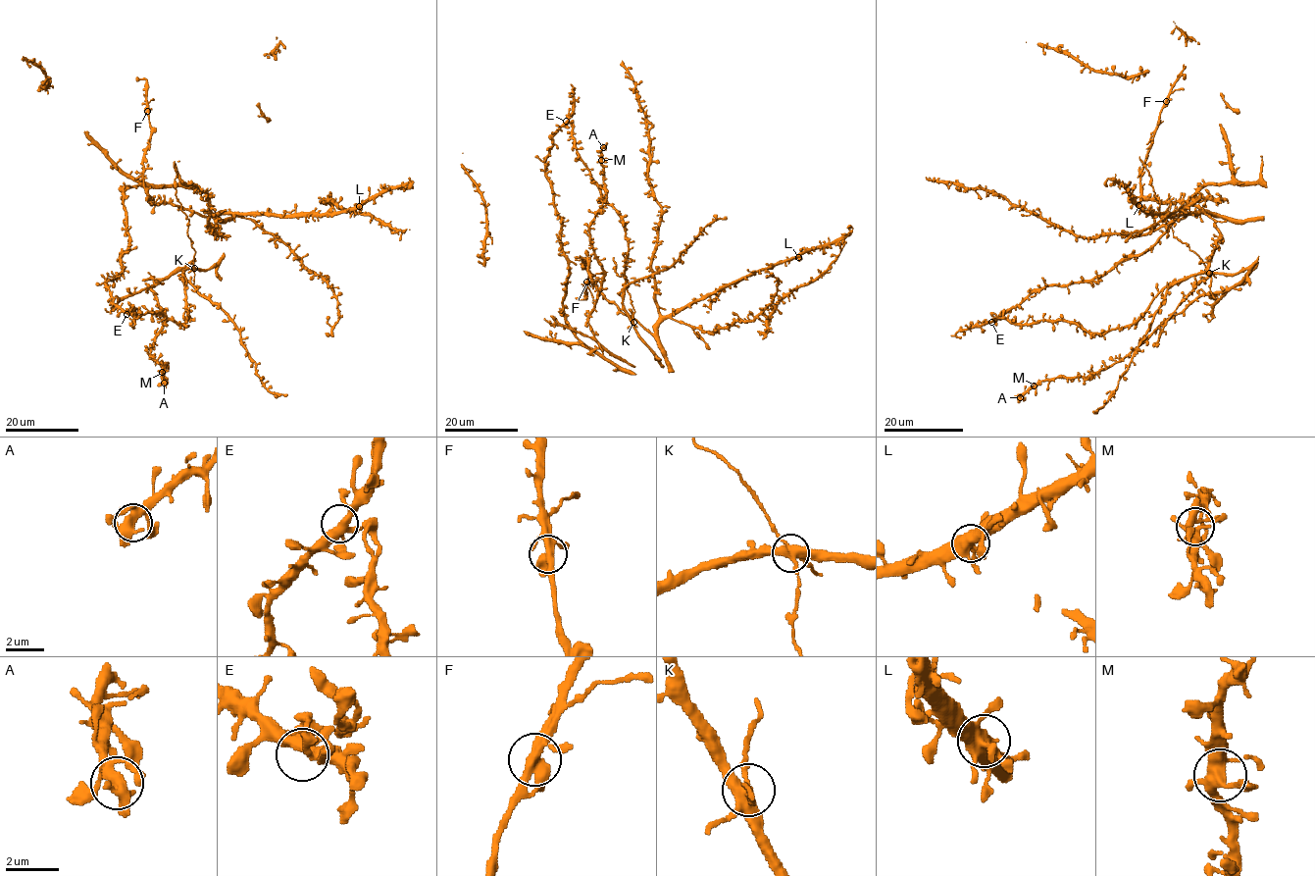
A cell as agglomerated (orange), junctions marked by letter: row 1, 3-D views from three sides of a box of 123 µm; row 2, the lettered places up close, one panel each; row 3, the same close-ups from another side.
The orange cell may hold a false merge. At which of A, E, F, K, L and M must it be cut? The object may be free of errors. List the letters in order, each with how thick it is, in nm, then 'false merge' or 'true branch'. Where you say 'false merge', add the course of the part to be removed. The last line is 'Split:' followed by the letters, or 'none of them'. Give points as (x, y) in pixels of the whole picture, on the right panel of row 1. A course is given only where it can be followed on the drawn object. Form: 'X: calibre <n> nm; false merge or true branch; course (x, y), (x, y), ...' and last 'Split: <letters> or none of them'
A: calibre 400 nm; true branch
E: calibre 360 nm; true branch
F: calibre 420 nm; true branch
K: calibre 440 nm; true branch
L: calibre 480 nm; true branch
M: calibre 400 nm; true branch
Split: none of them

